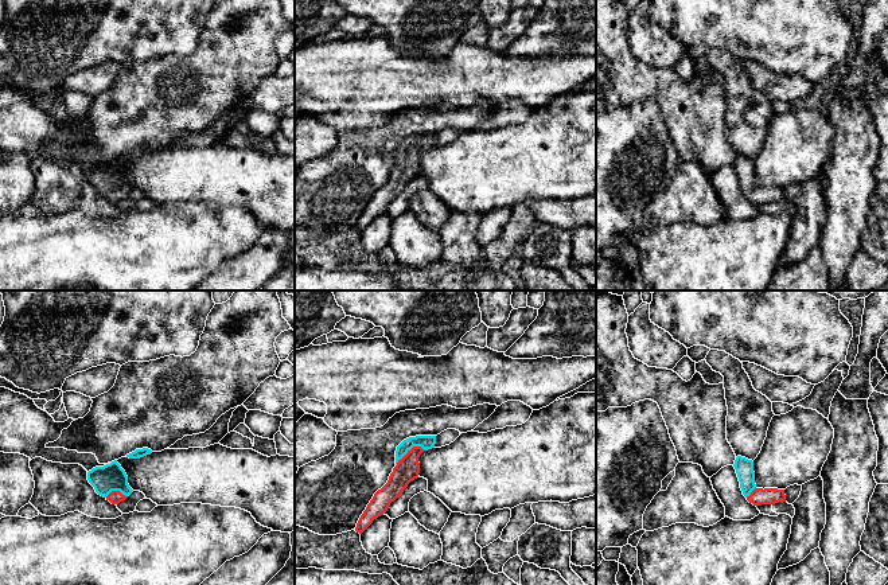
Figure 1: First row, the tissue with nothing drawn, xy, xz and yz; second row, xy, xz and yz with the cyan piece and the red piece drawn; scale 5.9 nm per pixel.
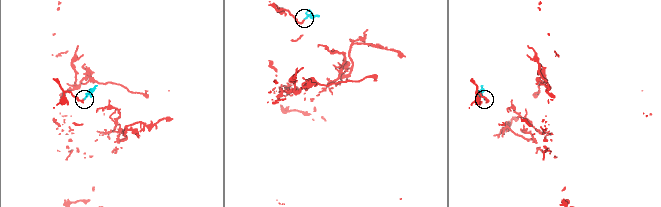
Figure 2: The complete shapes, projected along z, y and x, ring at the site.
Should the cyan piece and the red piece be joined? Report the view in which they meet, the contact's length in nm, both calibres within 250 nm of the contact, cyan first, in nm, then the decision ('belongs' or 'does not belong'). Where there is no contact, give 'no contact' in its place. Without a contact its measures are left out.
xz | 200 nm | 80/140 nm | belongs

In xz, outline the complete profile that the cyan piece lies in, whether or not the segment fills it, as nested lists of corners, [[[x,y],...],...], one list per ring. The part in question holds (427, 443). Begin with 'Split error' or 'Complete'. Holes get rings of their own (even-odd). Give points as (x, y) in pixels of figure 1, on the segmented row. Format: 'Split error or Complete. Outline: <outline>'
Split error. Outline: [[[416,436],[404,440],[396,451],[396,467],[387,483],[378,490],[361,515],[355,531],[362,534],[374,519],[383,515],[390,503],[400,498],[410,481],[418,477],[418,457],[424,451],[435,448],[436,436]]]

